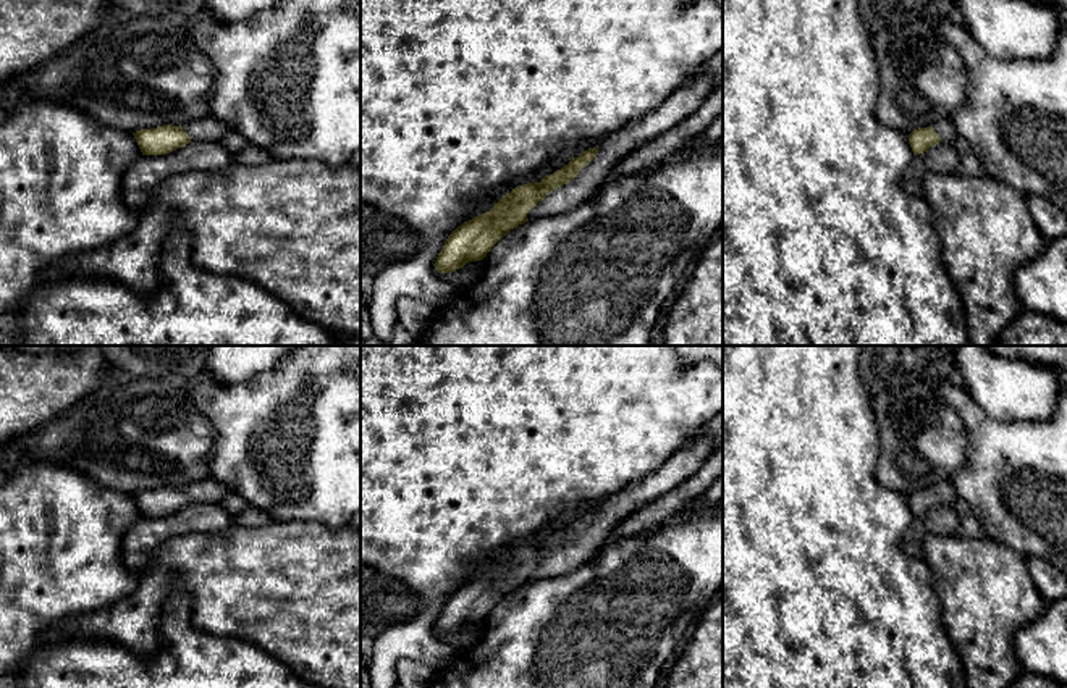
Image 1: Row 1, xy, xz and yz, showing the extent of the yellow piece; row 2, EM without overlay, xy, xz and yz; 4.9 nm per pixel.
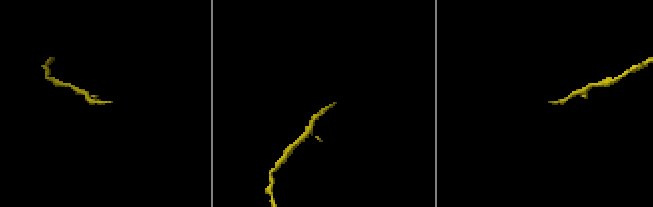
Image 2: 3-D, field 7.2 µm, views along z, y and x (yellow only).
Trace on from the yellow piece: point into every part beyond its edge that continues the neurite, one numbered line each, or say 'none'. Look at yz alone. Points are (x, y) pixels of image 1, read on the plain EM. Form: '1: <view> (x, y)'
1: yz (944, 490)

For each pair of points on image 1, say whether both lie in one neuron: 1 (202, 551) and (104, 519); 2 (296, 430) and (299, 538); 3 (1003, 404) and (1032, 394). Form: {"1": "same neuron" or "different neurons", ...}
{"1": "different neurons", "2": "different neurons", "3": "same neuron"}

